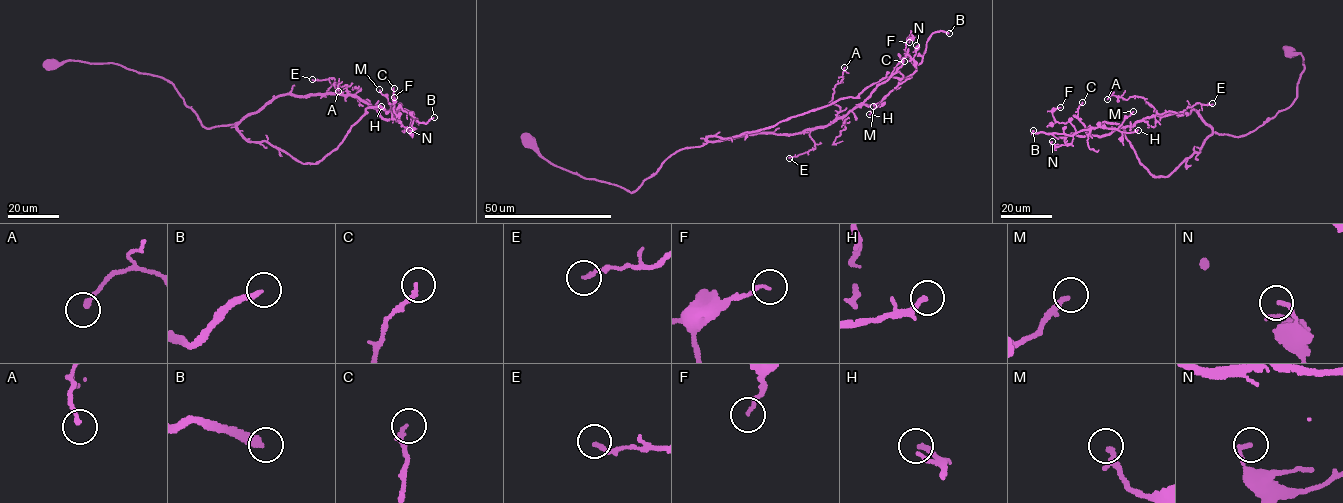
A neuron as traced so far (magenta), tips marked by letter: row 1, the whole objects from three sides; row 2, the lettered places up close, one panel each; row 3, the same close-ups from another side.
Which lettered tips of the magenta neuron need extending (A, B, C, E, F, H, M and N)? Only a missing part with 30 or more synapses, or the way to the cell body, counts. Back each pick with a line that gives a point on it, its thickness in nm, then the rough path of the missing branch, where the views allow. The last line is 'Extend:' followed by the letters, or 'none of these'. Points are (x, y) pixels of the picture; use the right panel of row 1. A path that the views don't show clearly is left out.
B: (1033, 130) | 280 nm | (1033, 130), (1044, 125), (1071, 129), (1086, 138), (1105, 134), (1112, 149), (1116, 152), (1118, 149), (1115, 149)
H: (1138, 130) | 200 nm | (1138, 130), (1147, 127), (1166, 129), (1179, 122), (1176, 122), (1177, 114), (1165, 112)
M: (1133, 111) | 240 nm | (1133, 111), (1150, 105), (1163, 108), (1168, 105)
Extend: B, H, M

